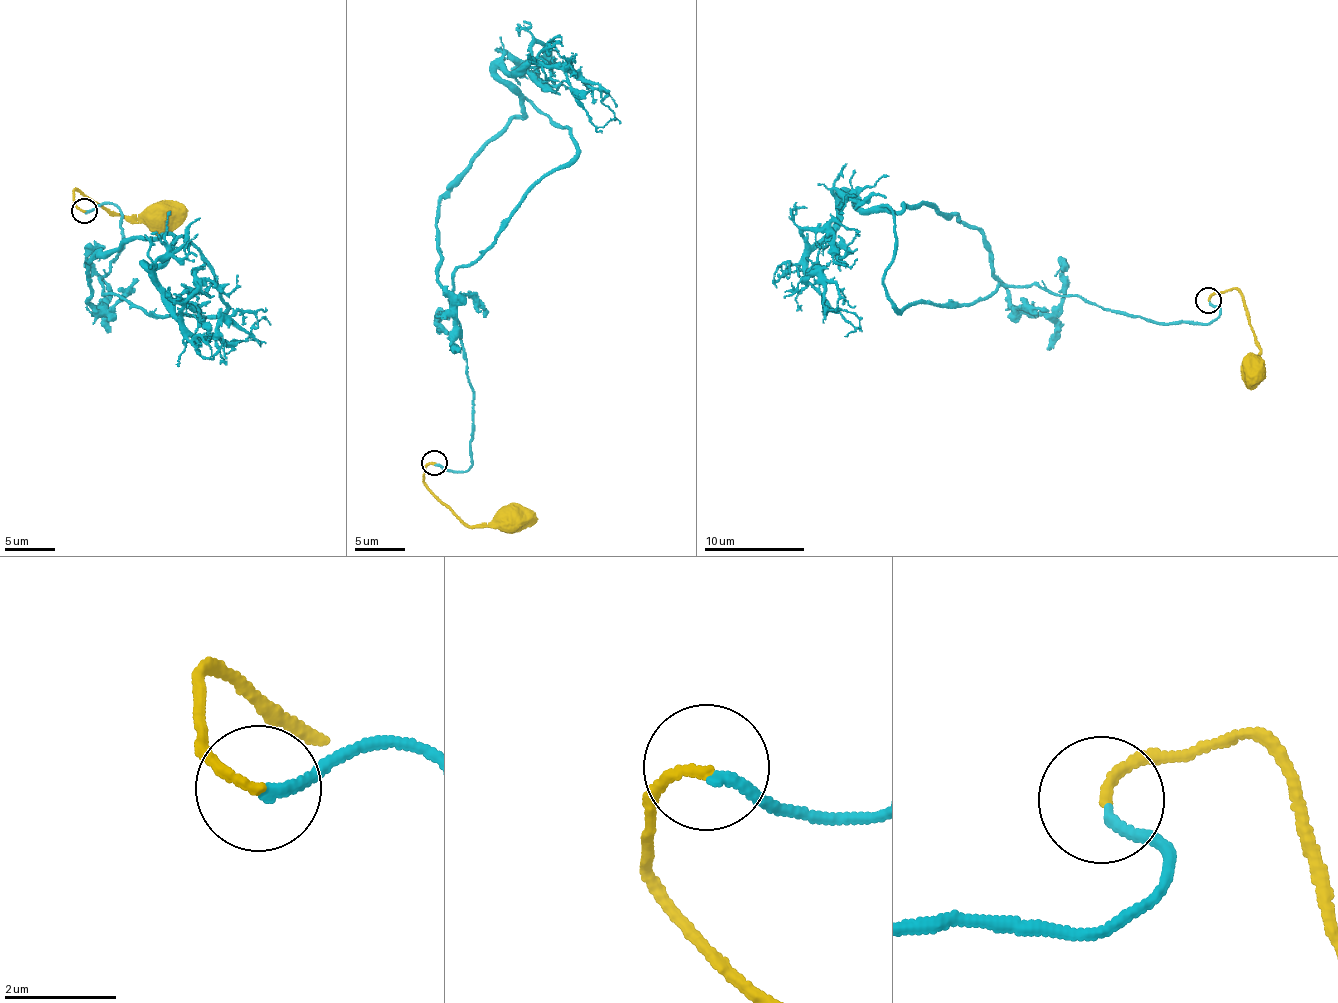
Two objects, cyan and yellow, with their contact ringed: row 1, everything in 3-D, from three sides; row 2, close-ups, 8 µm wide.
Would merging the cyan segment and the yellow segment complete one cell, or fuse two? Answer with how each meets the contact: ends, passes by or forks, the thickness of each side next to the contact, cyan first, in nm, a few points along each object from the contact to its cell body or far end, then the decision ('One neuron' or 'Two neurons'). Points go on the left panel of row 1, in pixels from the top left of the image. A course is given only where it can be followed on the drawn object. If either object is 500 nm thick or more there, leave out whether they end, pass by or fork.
At the ring cyan ends. At the ring yellow ends. Thickness 170 nm (cyan) against 180 nm. Course of cyan: (86, 211), (121, 213), (103, 294), (224, 312), (169, 236), (88, 259), (101, 312), (96, 240). Course of yellow: (83, 211), (73, 201), (73, 190), (119, 214), (151, 221), (161, 218). One neuron

